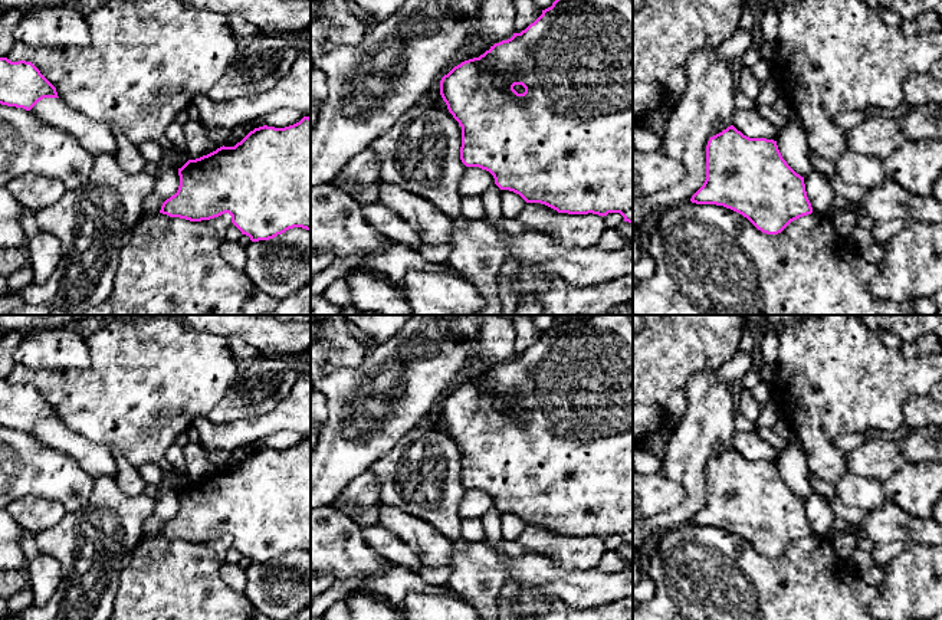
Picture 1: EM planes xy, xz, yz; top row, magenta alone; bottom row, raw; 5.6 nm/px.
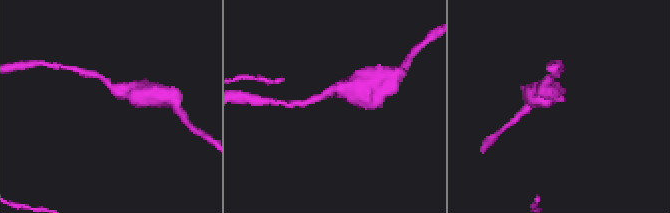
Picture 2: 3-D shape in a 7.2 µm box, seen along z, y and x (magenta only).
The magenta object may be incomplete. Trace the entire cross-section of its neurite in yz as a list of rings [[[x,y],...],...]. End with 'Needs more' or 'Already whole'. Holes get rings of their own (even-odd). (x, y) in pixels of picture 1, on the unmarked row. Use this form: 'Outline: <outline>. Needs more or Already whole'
Outline: [[[733,447],[709,460],[706,468],[706,502],[690,524],[731,531],[767,557],[778,557],[791,544],[813,535],[804,499],[787,486],[777,463],[749,460]]]. Already whole

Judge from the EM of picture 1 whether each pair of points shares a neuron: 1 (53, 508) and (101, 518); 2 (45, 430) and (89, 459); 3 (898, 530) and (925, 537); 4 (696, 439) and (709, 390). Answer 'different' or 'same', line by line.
1: different
2: same
3: same
4: same

